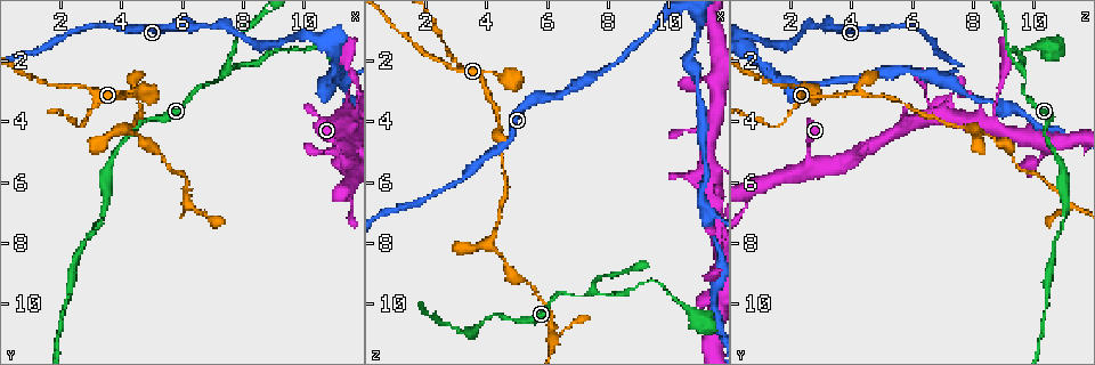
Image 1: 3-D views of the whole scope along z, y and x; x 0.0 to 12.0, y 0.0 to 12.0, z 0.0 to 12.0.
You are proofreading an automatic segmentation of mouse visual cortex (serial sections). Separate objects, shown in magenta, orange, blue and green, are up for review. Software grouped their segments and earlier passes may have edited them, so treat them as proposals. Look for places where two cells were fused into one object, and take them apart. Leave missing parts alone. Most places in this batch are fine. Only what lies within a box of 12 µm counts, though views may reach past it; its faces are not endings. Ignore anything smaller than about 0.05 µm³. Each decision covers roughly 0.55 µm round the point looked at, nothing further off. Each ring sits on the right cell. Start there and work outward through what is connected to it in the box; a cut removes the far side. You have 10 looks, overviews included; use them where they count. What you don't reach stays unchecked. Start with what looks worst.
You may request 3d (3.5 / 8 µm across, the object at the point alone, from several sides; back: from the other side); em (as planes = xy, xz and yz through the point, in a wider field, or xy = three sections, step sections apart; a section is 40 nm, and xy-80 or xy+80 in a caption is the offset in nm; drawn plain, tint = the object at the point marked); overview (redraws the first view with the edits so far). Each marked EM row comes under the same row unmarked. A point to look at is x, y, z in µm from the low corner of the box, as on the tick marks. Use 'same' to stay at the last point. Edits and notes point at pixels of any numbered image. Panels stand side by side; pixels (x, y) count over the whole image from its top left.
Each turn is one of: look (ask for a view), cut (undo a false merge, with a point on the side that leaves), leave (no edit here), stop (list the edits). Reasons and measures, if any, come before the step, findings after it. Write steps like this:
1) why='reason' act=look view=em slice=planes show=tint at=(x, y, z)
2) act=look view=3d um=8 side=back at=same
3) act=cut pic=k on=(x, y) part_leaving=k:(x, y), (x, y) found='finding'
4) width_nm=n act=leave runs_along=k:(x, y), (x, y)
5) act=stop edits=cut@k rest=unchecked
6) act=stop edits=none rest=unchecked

why='branch point' act=look view=3d um=3.5 at=(7.5, 2.2, 9.6)

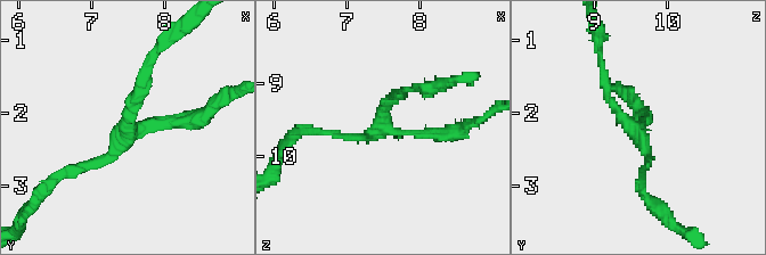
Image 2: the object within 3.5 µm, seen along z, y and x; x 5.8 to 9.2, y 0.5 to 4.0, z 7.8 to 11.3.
act=leave runs_along=2:(68, 171), (104, 161), (131, 130), (198, 115) found='continuous, no second cell'

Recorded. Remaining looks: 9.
why='thick turns thin' act=look view=3d um=8 at=(11.2, 2.7, 7.0)

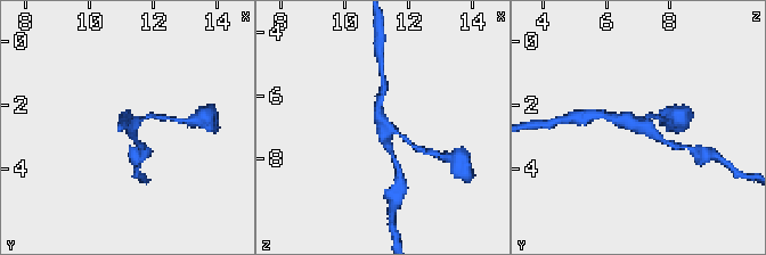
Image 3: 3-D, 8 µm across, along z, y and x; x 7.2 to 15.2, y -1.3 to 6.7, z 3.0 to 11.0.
arms=3 arm_widths_nm=150,200,250 why='need the tissue' act=look view=em slice=xy step=1 show=tint at=(11.2, 2.6, 7.0)

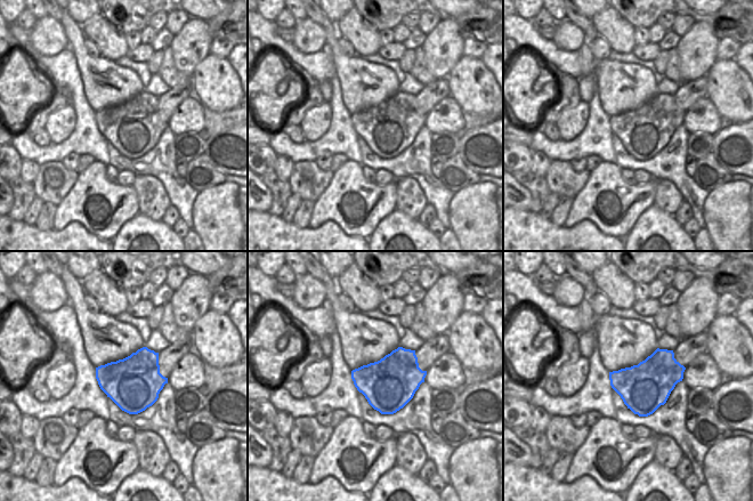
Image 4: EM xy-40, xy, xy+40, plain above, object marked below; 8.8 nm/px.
width_nm=460 act=leave runs_along=3:(610, 116), (645, 128), (666, 142) found='continuous, no second cell'

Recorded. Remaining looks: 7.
why='branch point' act=look view=3d um=3.5 at=(4.4, 3.0, 4.1)

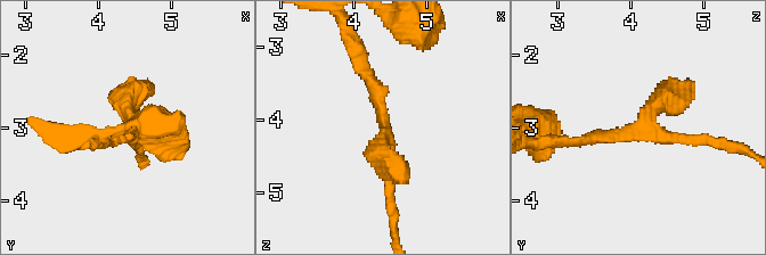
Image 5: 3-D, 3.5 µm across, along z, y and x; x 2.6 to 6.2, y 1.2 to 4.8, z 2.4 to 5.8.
arms=3 arm_widths_nm=150,150,300 why='need the tissue' act=look view=em slice=planes show=tint at=(4.40, 3.10, 4.10)

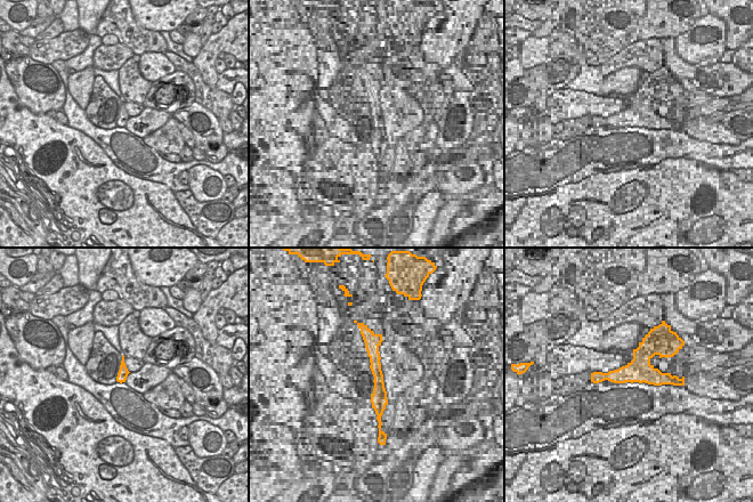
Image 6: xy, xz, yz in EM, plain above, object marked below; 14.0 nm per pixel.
act=leave runs_along=5:(361, 63), (385, 128), (389, 206) found='continuous, no second cell'

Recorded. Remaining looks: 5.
why='a fork' act=look view=3d um=3.5 at=(6.3, 6.7, 11.1)

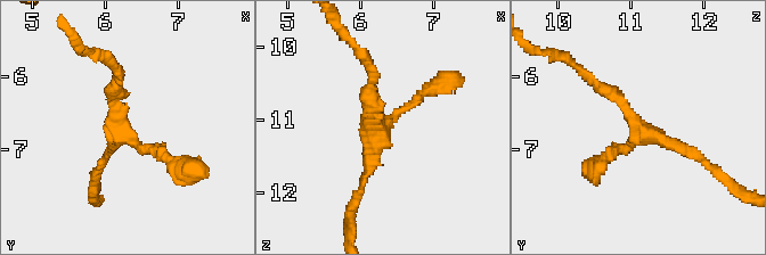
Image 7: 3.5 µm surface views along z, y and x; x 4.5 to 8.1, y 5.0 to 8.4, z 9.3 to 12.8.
act=look view=em slice=xy step=1 show=tint at=(6.25, 6.75, 11.15)

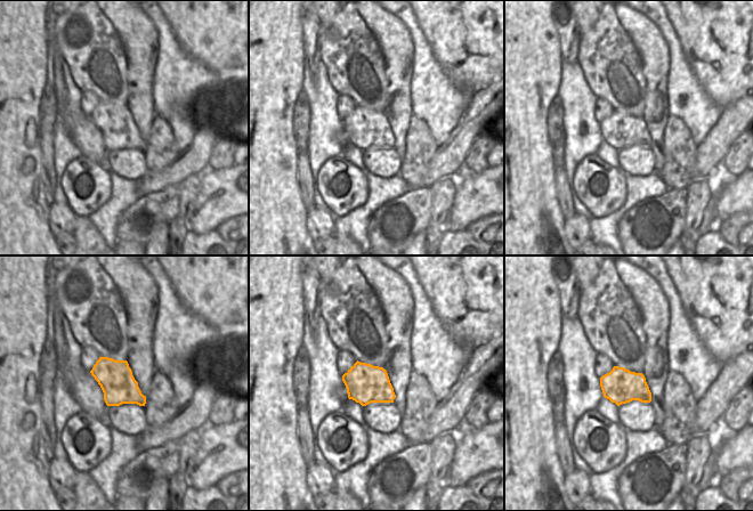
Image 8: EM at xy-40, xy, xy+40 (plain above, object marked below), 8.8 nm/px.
why='cut it another way' act=look view=em slice=xy step=2 show=tint at=same

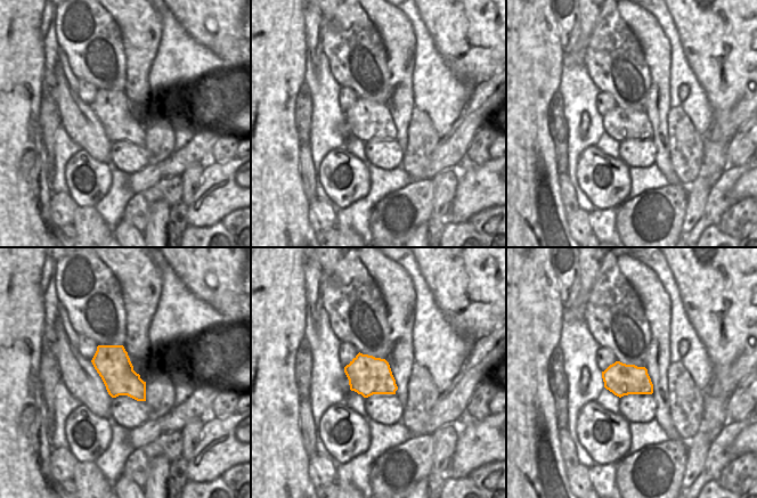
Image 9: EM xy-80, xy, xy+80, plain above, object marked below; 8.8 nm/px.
act=leave runs_along=7:(117, 77), (114, 123), (173, 165) found='one cell here'

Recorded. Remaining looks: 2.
act=stop edits=none rest=unchecked

